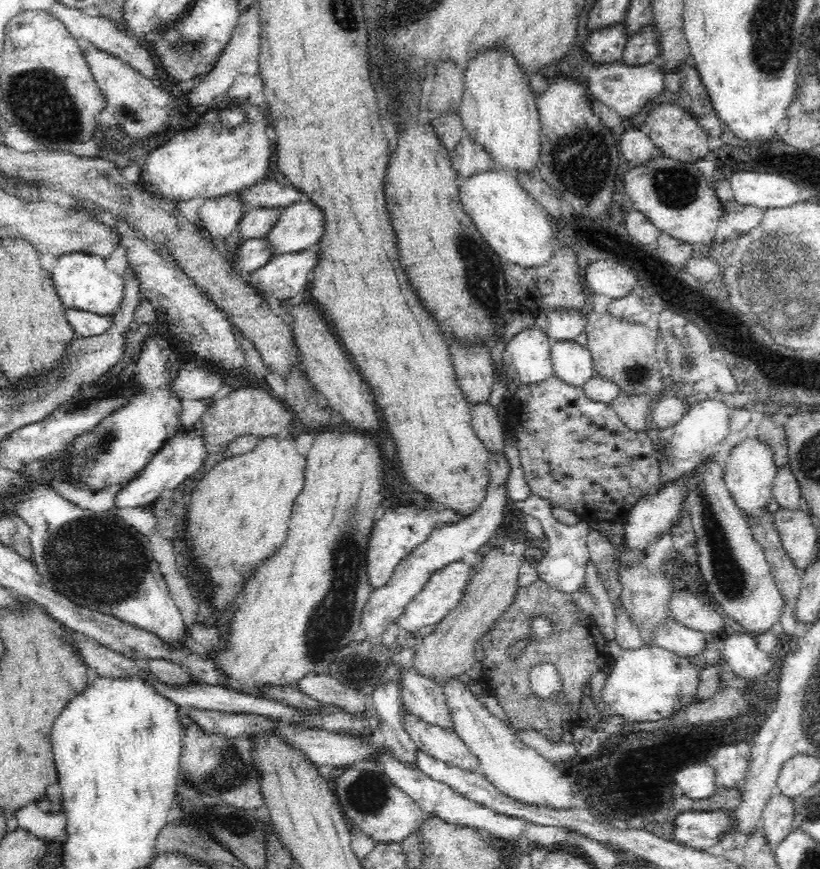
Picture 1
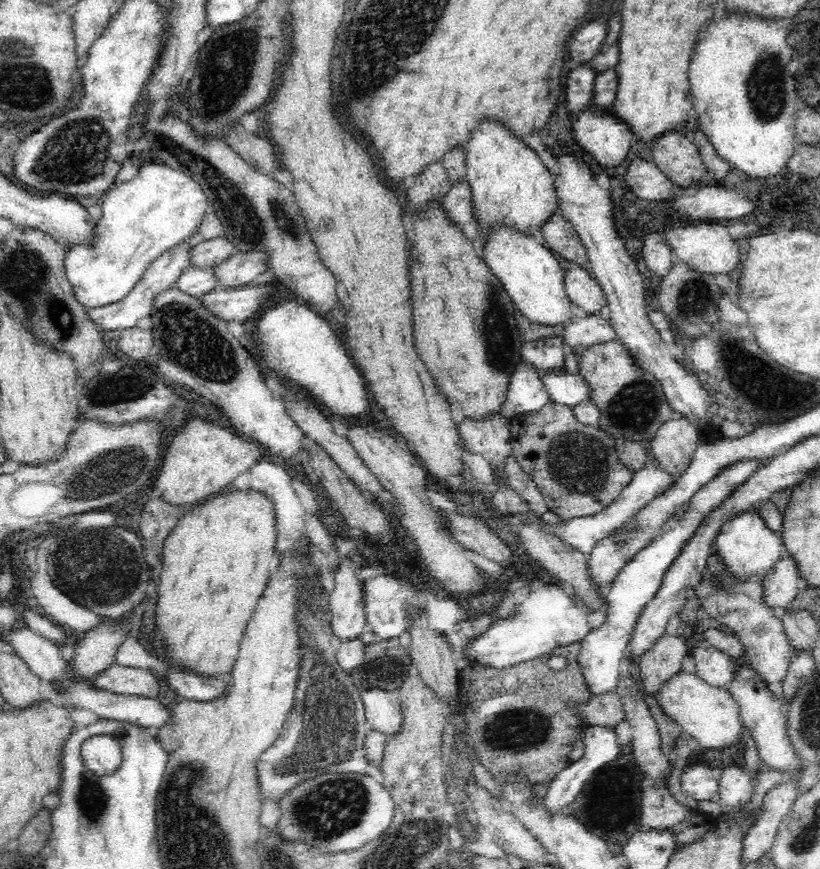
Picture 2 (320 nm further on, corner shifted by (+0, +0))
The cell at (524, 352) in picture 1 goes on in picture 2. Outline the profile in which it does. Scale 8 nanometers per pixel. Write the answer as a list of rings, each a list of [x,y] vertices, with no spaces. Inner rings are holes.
[[[520,359],[513,368],[509,386],[499,410],[508,417],[542,408],[550,400],[550,395],[543,384],[542,373],[534,364]]]

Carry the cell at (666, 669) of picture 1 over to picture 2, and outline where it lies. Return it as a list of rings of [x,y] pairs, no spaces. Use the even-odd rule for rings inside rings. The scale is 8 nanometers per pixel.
[[[680,669],[661,682],[653,697],[664,714],[682,726],[682,733],[692,735],[701,748],[724,750],[740,742],[743,722],[739,717],[739,708],[724,687],[708,684],[699,676],[686,674]]]

